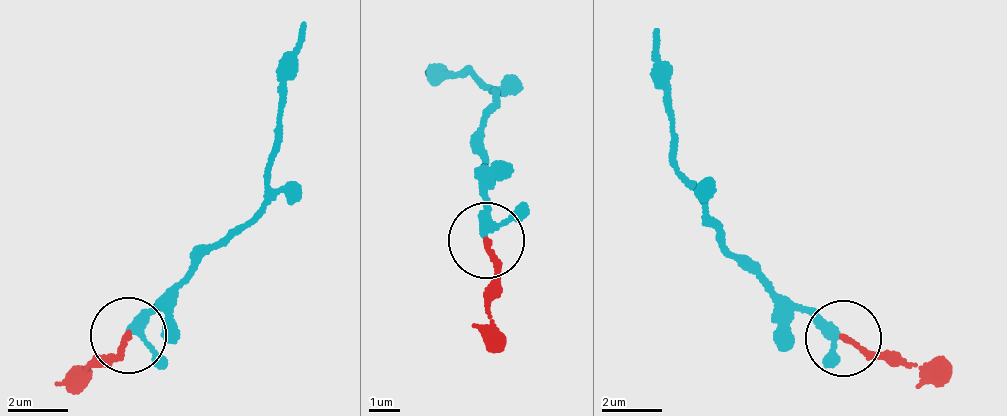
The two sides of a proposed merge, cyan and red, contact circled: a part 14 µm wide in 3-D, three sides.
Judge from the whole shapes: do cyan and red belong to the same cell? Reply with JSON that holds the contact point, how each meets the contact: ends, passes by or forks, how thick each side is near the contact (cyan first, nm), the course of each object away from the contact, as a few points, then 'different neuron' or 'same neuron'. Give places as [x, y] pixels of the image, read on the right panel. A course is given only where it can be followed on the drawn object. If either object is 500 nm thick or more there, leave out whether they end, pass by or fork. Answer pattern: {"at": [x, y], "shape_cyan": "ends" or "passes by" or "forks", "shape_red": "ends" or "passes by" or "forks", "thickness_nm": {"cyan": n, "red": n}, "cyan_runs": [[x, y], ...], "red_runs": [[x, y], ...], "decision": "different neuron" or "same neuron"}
{"at": [843, 338], "shape_cyan": "passes by", "shape_red": "ends", "thickness_nm": {"cyan": 260, "red": 170}, "cyan_runs": [[840, 337], [772, 301], [725, 254], [712, 214], [674, 167], [671, 76], [657, 48], [657, 26]], "red_runs": [[840, 337], [871, 353], [949, 373]], "decision": "same neuron"}

